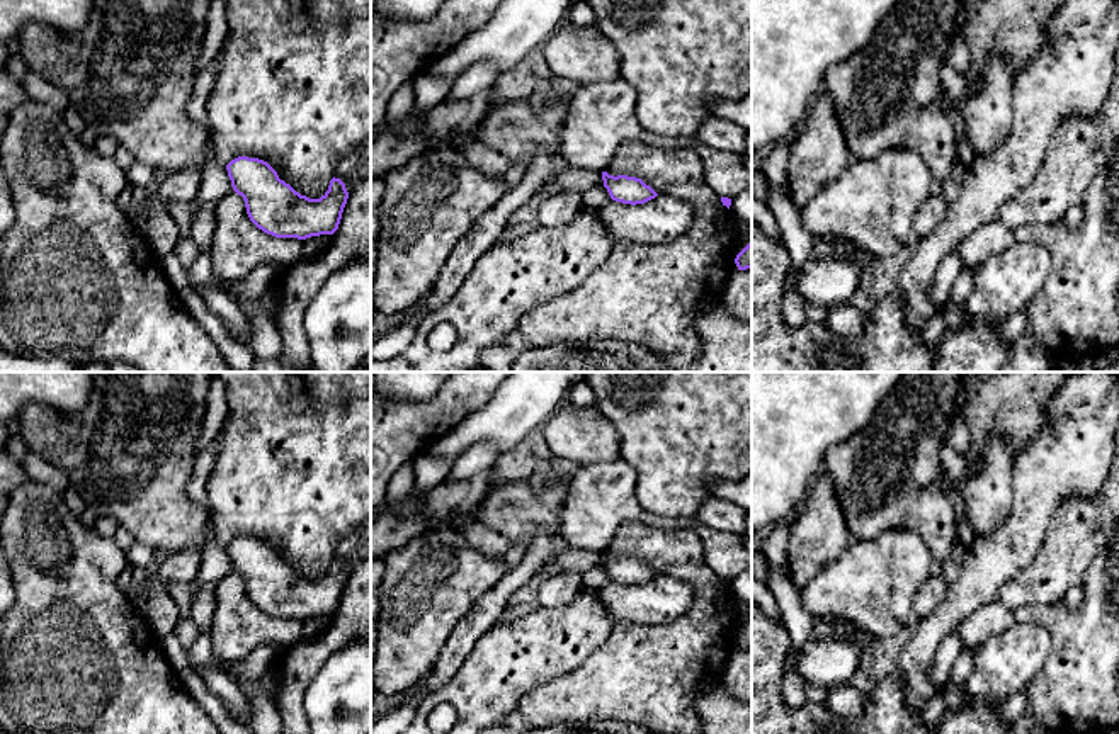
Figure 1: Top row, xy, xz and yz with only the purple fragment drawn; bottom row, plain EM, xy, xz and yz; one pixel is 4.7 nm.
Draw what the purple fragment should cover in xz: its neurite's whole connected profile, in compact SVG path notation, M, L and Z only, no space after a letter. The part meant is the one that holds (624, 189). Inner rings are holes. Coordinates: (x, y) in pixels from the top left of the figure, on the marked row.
M551 80L551 93L541 114L536 114L529 99L493 105L474 129L476 141L493 148L510 163L529 165L537 151L546 151L563 163L563 170L551 177L537 195L577 192L604 185L612 200L645 204L658 194L641 178L609 175L607 172L582 170L563 161L558 131L568 112L568 83Z

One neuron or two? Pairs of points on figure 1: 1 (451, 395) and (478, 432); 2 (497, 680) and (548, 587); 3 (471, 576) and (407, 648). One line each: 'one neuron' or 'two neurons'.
1: two neurons
2: two neurons
3: one neuron

